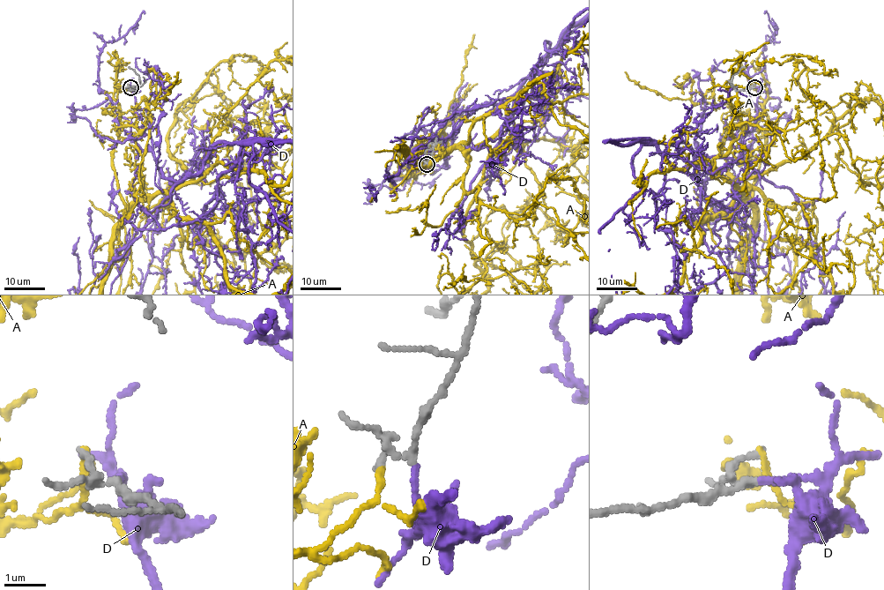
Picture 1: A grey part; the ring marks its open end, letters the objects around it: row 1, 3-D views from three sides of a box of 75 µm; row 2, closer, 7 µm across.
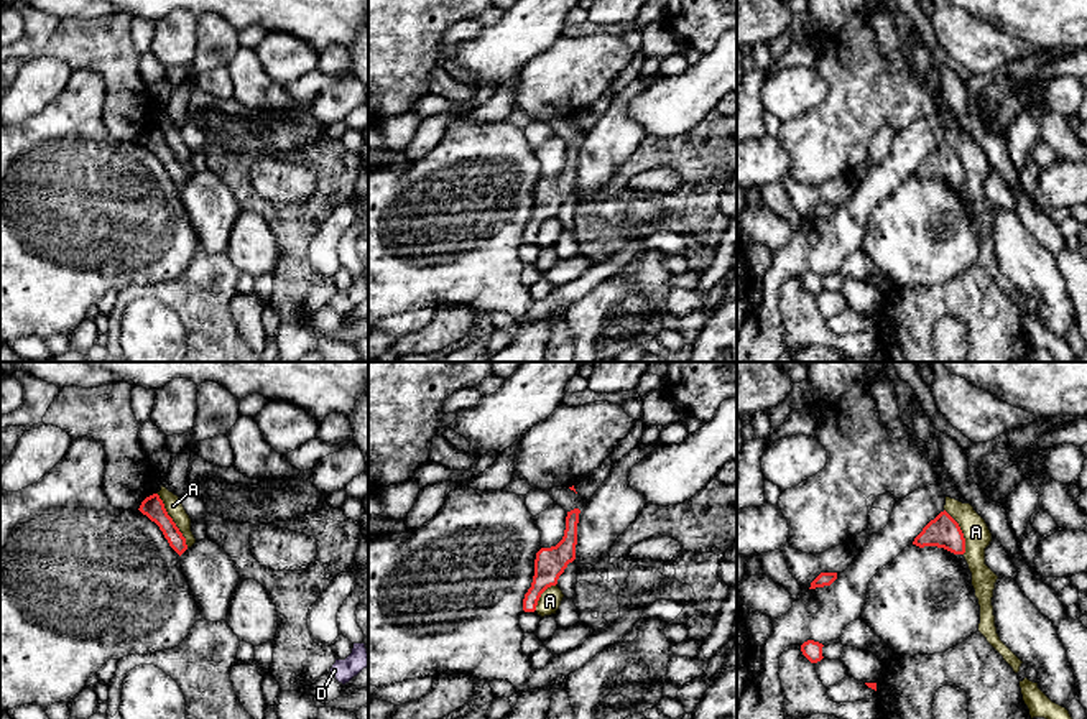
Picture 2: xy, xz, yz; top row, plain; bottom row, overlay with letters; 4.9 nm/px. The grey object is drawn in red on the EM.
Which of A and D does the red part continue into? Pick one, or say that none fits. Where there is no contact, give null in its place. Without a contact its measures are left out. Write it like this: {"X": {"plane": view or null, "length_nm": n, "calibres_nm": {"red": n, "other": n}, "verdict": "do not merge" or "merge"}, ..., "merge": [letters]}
{"A": {"plane": "xy", "length_nm": 320, "calibres_nm": {"red": 110, "other": 90}, "verdict": "do not merge"}, "D": {"plane": null, "verdict": "merge"}, "merge": ["D"]}

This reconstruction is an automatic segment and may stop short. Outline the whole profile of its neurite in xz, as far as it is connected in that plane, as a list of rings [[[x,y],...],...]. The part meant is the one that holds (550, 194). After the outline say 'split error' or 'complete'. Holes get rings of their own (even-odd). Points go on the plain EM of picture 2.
[[[579,140],[567,143],[562,171],[551,179],[541,179],[534,191],[531,219],[525,225],[523,242],[534,244],[541,225],[557,216],[559,207],[576,191]]]; complete

